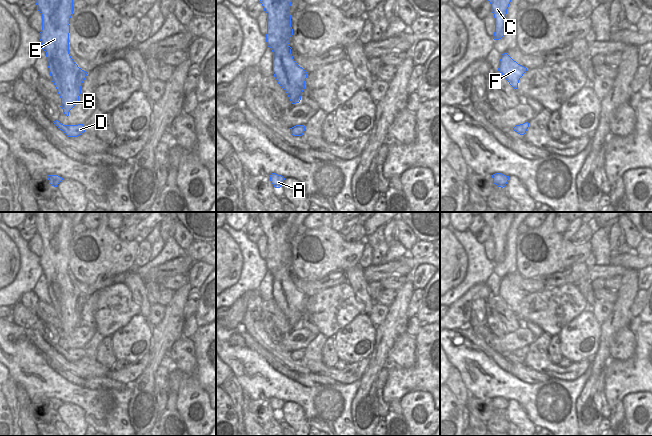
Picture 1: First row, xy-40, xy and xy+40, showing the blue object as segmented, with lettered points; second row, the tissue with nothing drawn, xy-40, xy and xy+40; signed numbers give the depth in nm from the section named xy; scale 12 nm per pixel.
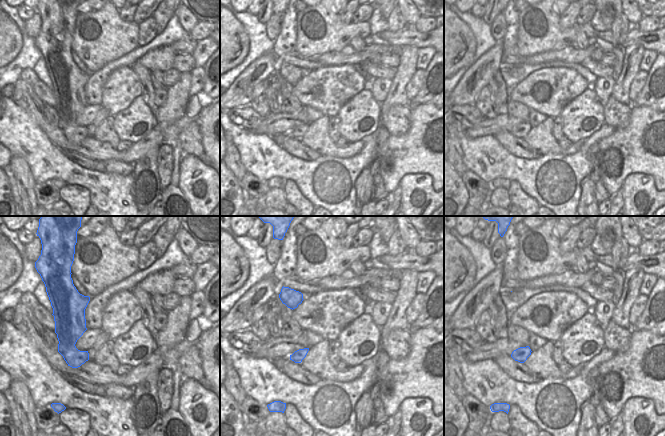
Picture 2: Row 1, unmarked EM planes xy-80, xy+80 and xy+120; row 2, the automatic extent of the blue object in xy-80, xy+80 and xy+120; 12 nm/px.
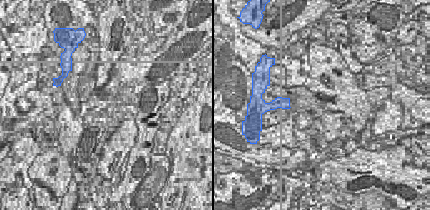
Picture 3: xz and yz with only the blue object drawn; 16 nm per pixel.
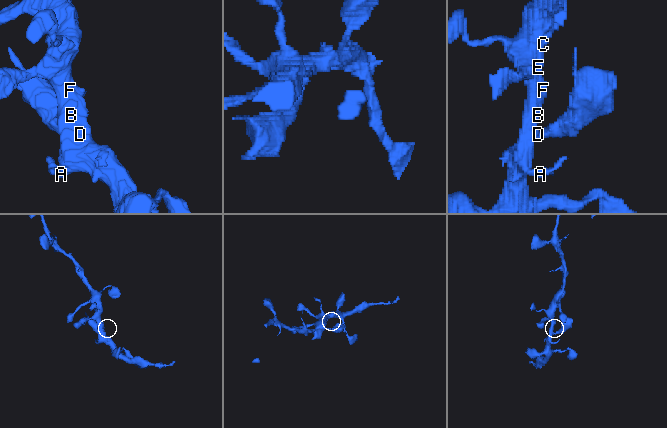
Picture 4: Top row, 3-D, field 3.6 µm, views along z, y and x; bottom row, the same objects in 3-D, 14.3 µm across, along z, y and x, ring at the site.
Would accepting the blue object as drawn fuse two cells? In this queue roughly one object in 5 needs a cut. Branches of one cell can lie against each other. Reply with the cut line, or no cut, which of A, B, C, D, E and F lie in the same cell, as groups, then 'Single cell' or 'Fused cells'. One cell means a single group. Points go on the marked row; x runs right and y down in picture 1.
No split. Groups: A B C D E F. Single cell.

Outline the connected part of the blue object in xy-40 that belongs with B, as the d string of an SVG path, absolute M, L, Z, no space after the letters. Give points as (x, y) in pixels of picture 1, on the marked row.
M35 0L37 10L42 14L42 30L39 39L46 52L51 81L61 98L61 108L68 117L70 110L79 103L81 86L88 72L82 70L69 54L70 18L73 14L73 0Z

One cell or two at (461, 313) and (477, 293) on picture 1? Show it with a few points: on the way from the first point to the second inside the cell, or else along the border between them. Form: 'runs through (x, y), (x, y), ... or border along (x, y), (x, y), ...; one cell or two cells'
runs through (459, 307), (471, 296); one cell

